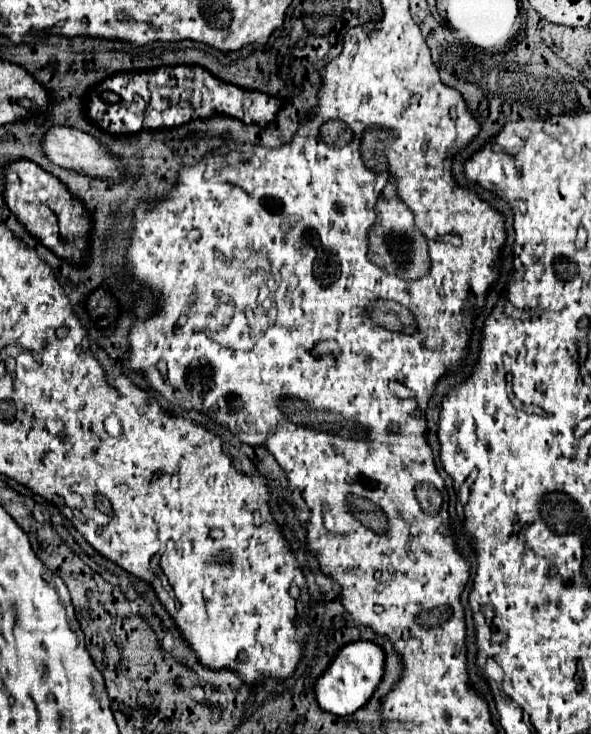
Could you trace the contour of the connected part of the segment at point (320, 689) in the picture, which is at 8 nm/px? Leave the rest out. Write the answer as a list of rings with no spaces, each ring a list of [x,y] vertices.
[[[360,640],[360,642],[346,644],[336,652],[328,668],[322,672],[322,676],[318,676],[314,684],[316,702],[324,712],[330,712],[336,716],[348,716],[356,712],[362,704],[366,704],[366,700],[380,684],[382,672],[384,672],[384,652],[376,648],[374,642]]]

